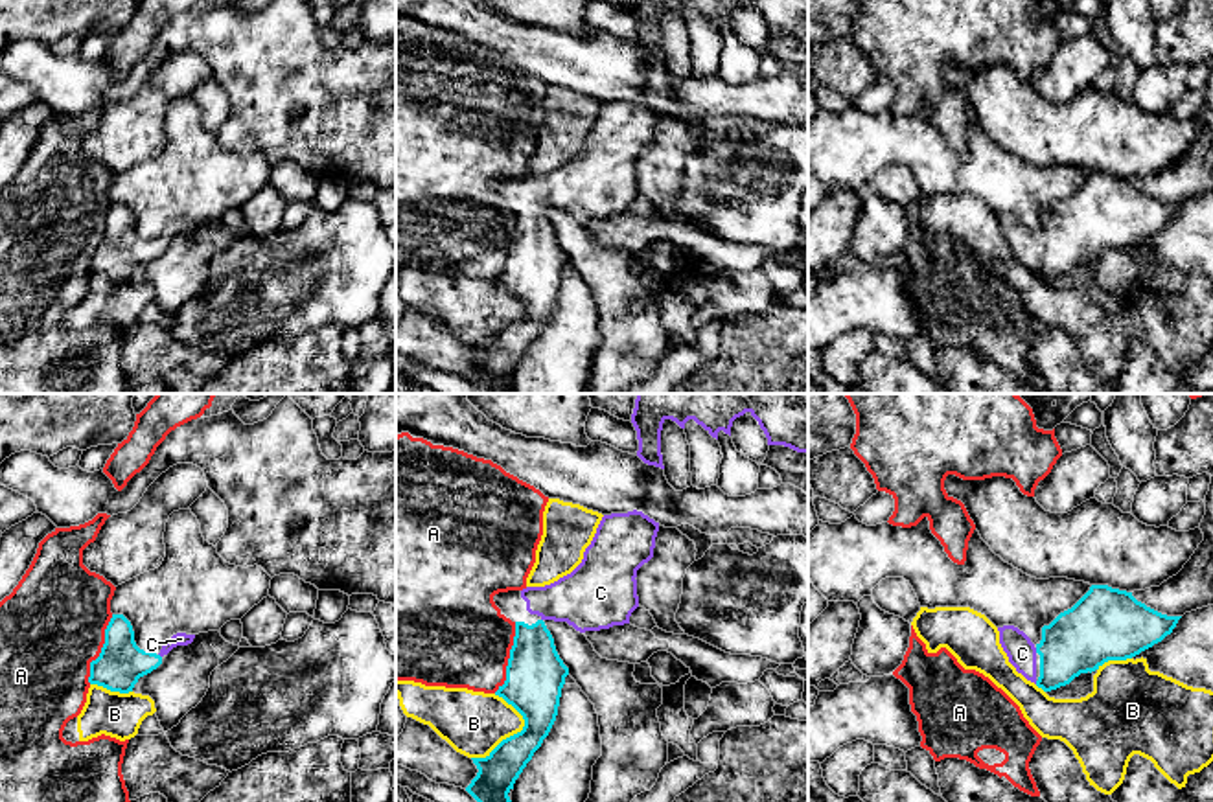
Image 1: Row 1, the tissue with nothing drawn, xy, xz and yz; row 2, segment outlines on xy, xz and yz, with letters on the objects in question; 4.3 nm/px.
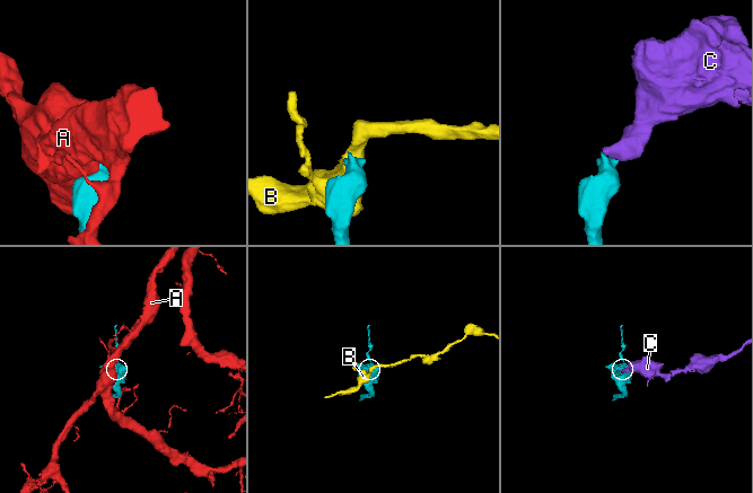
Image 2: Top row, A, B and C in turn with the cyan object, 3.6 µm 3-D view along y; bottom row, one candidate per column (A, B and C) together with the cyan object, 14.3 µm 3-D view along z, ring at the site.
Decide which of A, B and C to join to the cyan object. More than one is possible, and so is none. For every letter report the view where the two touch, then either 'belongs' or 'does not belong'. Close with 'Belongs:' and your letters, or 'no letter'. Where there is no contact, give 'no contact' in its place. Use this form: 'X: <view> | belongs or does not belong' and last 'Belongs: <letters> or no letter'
A: xz | does not belong
B: xz | does not belong
C: yz | belongs
Belongs: C

